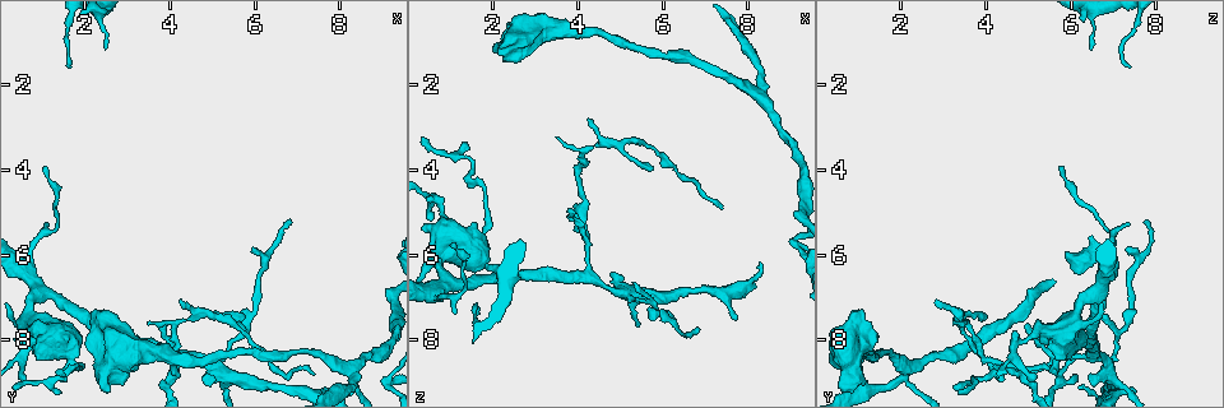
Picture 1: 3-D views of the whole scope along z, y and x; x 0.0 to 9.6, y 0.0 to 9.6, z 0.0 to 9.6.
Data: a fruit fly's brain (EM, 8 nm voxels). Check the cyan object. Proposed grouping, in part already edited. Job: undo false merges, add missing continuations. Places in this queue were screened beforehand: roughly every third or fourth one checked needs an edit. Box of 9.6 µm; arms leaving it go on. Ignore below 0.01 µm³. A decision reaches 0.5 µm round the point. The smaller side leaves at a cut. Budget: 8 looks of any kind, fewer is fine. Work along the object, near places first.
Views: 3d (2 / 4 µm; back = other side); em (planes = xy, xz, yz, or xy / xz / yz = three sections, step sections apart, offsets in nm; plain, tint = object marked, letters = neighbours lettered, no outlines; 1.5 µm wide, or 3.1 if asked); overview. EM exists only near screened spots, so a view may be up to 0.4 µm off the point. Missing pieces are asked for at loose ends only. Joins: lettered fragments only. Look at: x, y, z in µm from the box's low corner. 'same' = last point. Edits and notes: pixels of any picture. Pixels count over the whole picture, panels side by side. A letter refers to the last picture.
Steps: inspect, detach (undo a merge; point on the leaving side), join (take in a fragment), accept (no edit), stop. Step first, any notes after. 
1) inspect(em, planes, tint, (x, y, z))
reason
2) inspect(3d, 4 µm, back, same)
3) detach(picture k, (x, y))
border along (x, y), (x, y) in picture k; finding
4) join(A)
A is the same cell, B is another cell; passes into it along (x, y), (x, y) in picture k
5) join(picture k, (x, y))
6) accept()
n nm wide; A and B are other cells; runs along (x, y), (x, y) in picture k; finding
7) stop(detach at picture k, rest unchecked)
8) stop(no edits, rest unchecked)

inspect(em, xy, step 4, tint, (2.30, 7.30, 1.00))
stops while still wide

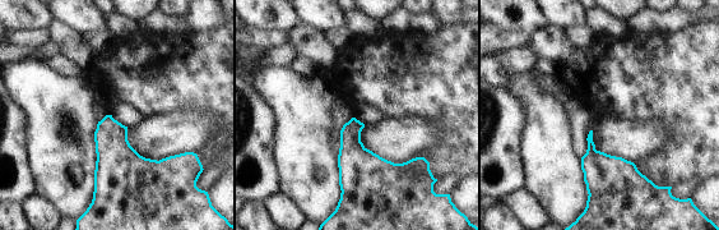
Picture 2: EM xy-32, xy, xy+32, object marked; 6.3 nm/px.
inspect(em, planes, letters, same)

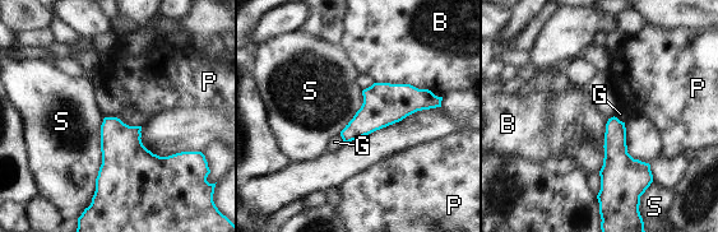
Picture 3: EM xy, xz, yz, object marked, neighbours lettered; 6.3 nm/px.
accept()
B, G, P and S are other cells; border along (105, 117), (101, 166), (91, 198) in picture 3; no lettered fragment goes on from it

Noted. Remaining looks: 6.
inspect(3d, 2 µm, (9.10, 9.05, 5.75))
sharp bend

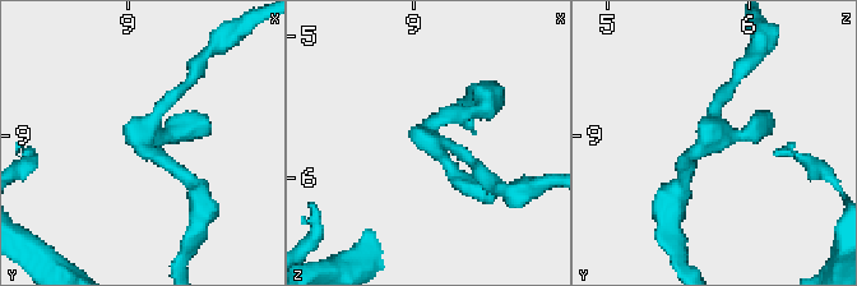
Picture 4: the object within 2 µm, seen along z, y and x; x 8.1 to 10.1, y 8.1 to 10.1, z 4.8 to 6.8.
inspect(em, planes, plain, (9.10, 9.02, 5.74))

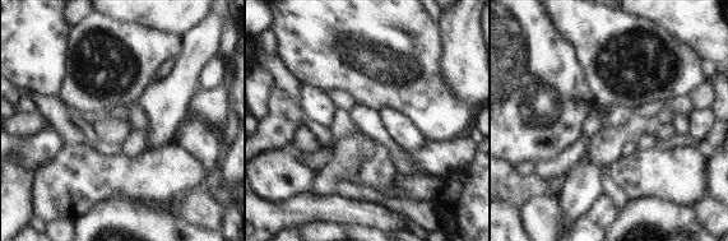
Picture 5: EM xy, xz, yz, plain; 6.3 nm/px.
inspect(em, planes, letters, same)
what lies round it

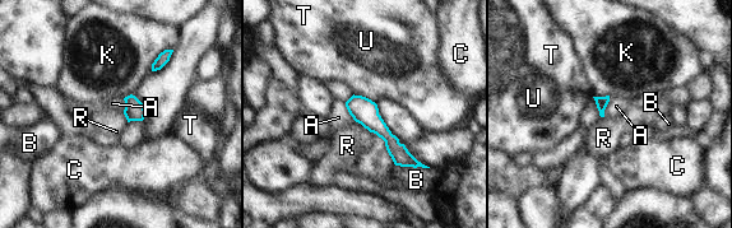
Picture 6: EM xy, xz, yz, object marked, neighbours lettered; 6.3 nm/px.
accept()
70 nm wide; A, B, C, K, R, T and U are other cells; border along (355, 120), (370, 133) in picture 6; continuous, no second neuron

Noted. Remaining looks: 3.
inspect(em, yz, step 8, letters, (0.95, 6.90, 6.60))
sudden change in width

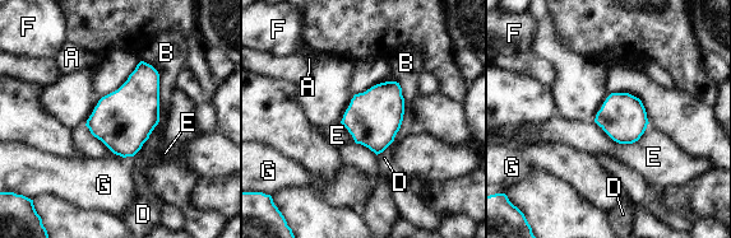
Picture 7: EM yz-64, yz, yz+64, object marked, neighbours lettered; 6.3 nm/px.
accept()
A, B, D, E, F and G are other cells; border along (593, 121), (619, 143), (648, 124) in picture 7; continuous, no second neuron

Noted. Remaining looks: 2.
stop(no edits, rest unchecked)

